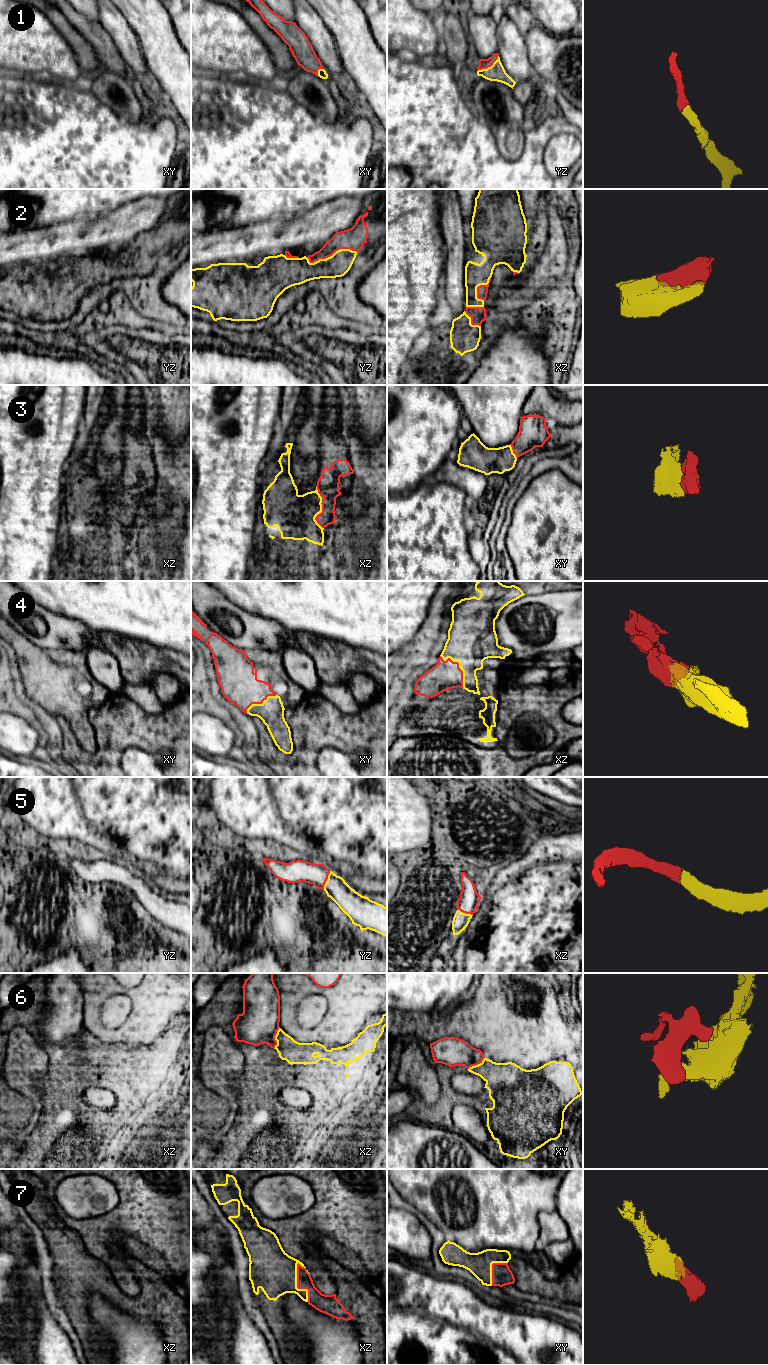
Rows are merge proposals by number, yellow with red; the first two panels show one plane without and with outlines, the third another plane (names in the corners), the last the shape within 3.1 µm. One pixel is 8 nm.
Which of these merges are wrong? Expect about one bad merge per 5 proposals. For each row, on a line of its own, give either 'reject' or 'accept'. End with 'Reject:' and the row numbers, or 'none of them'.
1: accept
2: accept
3: accept
4: accept
5: accept
6: reject
7: accept
Reject: 6

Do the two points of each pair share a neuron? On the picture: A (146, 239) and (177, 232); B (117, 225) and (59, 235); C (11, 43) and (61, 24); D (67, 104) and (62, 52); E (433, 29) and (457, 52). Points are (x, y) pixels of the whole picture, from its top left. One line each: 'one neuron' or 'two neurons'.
A: one neuron
B: one neuron
C: two neurons
D: two neurons
E: two neurons

